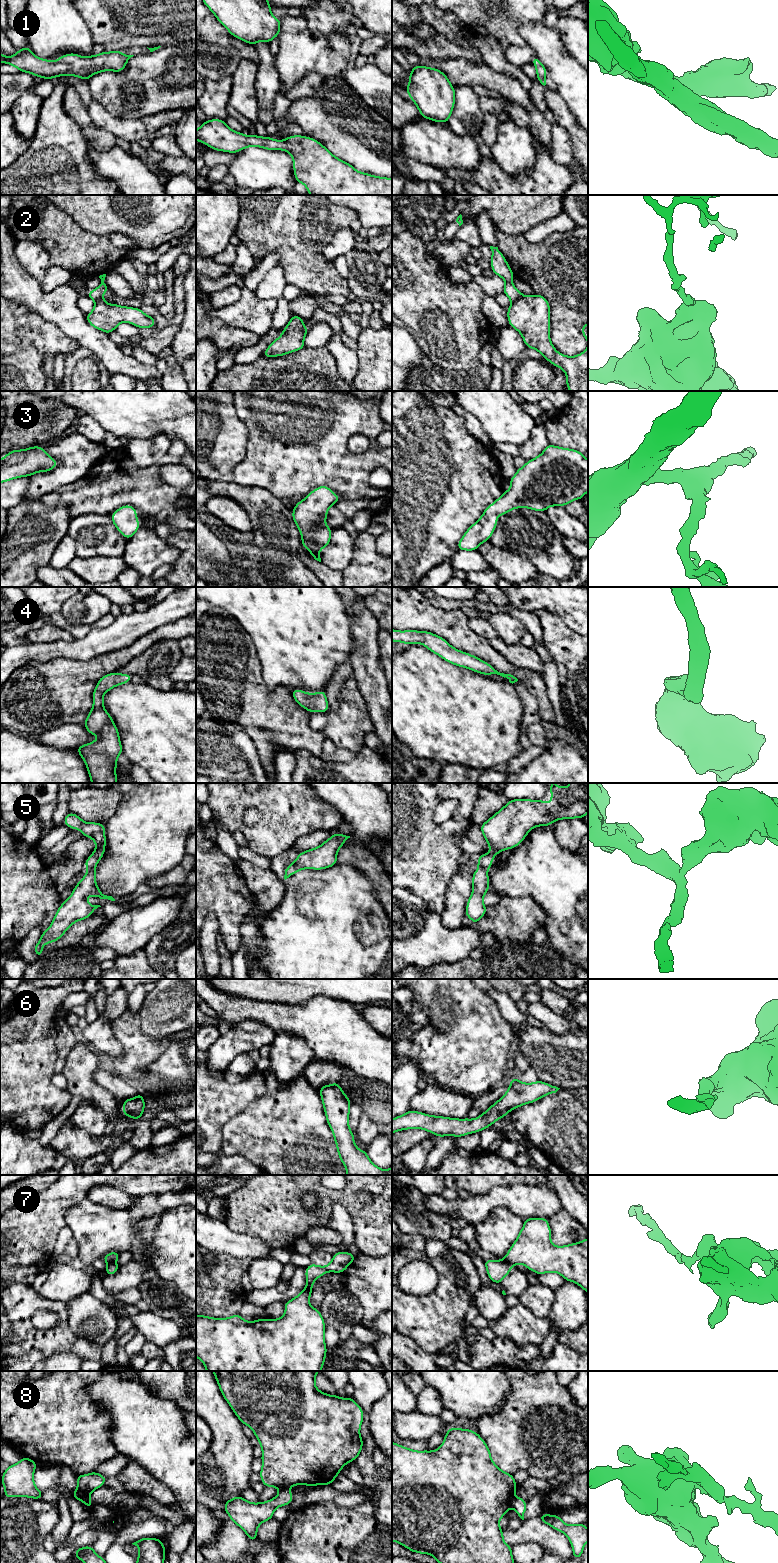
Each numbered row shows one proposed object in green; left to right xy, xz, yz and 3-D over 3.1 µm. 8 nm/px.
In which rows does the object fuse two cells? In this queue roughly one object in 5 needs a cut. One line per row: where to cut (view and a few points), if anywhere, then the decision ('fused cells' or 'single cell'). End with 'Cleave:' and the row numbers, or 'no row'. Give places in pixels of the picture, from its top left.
1: no cut; single cell
2: cut in yz along (524, 296), (512, 303); fused cells
3: no cut; single cell
4: no cut; single cell
5: cut in xy along (95, 865), (88, 871); fused cells
6: no cut; single cell
7: cut in yz along (503, 1259), (511, 1267); fused cells
8: cut in yz along (513, 1495), (509, 1506); fused cells
Cleave: 2, 5, 7, 8

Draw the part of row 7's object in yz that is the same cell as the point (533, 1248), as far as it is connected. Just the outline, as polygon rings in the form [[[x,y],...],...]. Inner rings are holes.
[[[528,1218],[515,1242],[503,1258],[512,1266],[523,1264],[537,1275],[555,1272],[565,1281],[575,1282],[588,1293],[588,1238],[570,1245],[555,1246],[551,1243],[551,1227],[547,1218]]]

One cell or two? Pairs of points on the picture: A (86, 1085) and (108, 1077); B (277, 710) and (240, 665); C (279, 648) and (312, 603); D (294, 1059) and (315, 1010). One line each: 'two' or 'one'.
A: two
B: one
C: one
D: two

